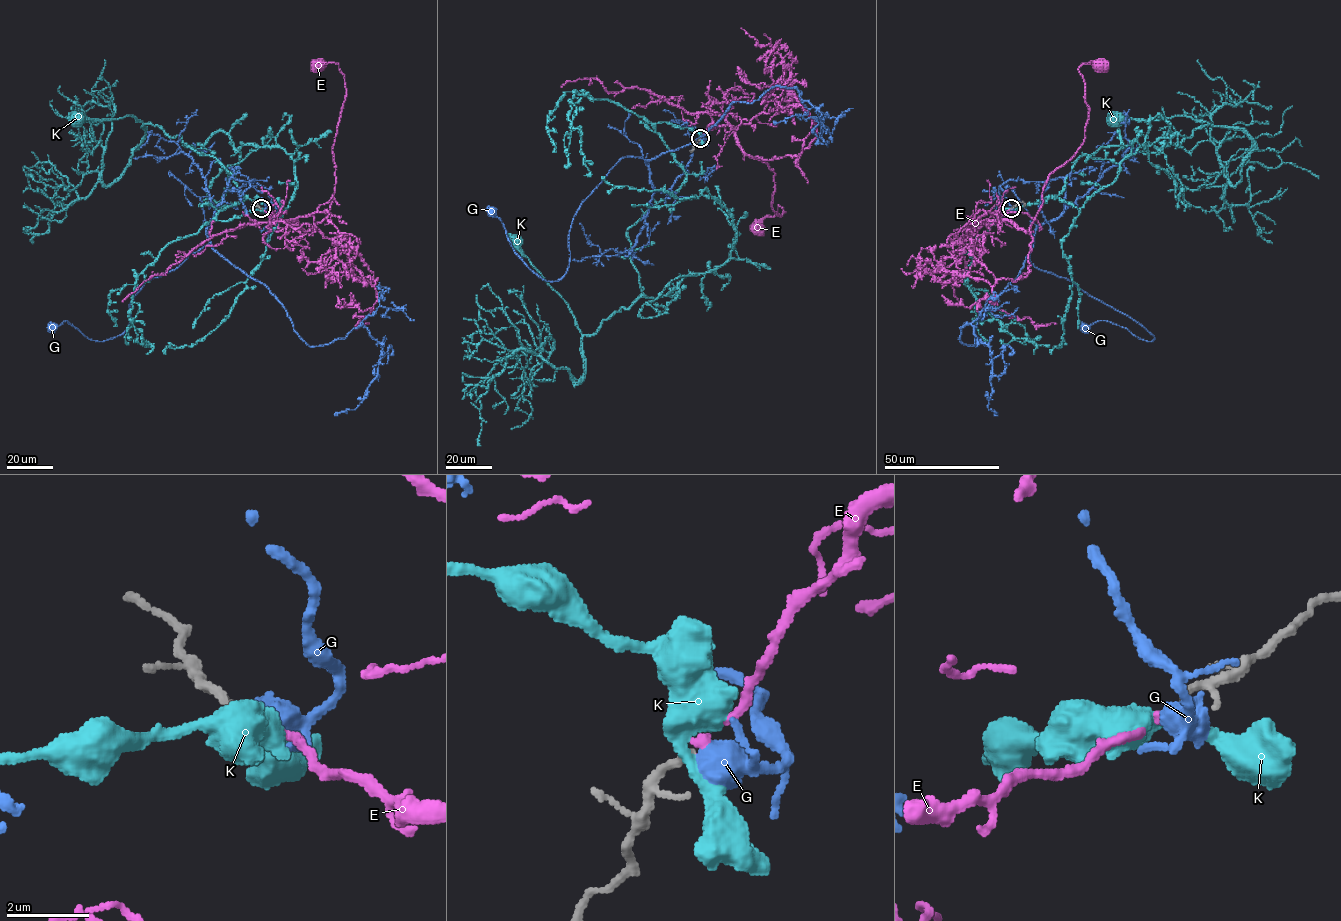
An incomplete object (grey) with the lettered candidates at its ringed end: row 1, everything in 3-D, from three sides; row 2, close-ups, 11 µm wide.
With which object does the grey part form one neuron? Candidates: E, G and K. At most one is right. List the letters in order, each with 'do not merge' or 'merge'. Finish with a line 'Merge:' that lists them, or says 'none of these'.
E: merge
G: do not merge
K: do not merge
Merge: E

